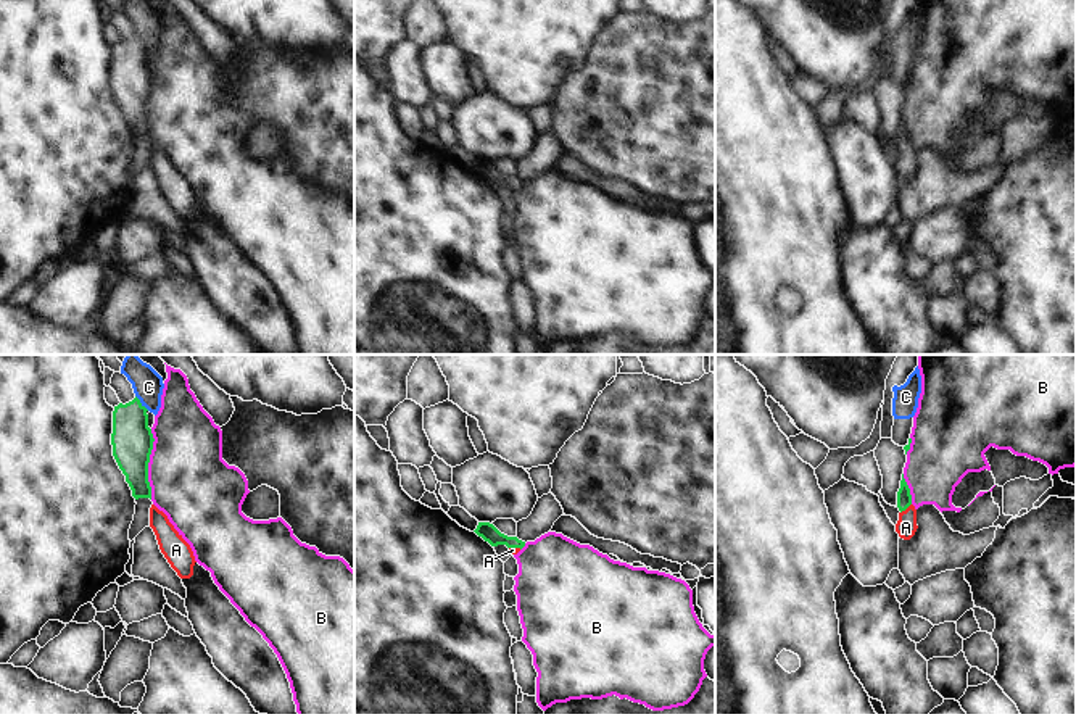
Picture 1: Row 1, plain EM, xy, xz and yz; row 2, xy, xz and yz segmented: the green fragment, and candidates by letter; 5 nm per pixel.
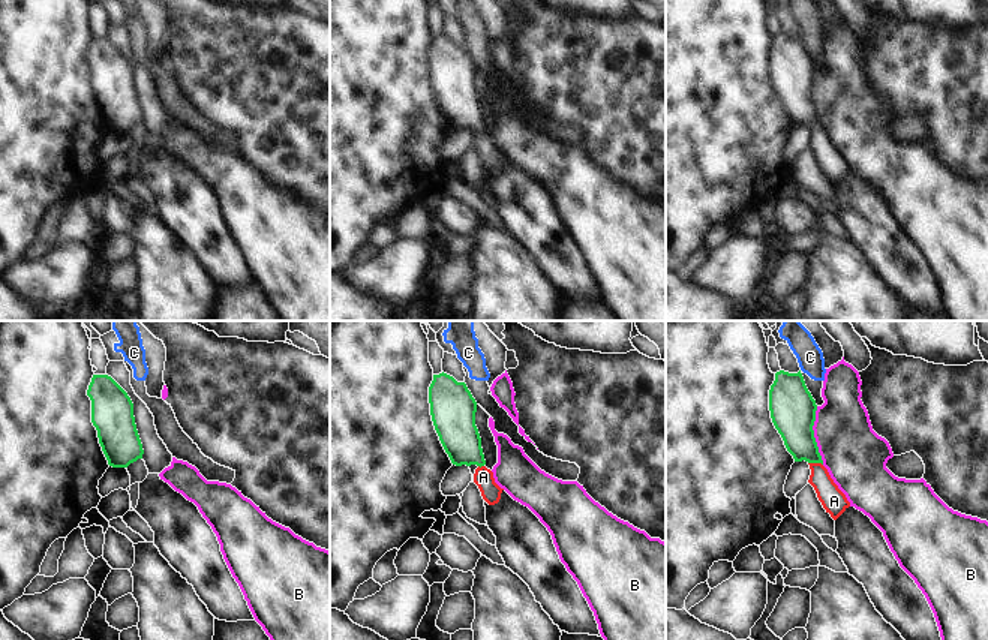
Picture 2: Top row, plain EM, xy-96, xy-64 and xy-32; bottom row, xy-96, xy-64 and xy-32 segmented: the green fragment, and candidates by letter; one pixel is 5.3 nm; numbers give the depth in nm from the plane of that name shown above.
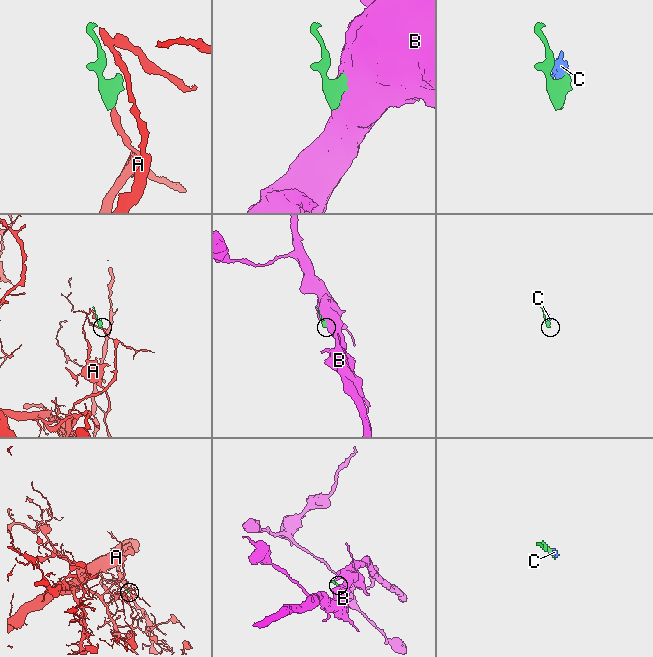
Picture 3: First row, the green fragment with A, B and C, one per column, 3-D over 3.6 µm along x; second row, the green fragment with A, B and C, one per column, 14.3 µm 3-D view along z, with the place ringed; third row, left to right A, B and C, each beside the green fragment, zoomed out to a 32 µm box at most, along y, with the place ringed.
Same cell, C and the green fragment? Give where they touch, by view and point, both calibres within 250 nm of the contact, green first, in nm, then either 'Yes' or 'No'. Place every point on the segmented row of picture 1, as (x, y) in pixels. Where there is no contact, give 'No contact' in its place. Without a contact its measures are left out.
Touches green at xy (140, 403). Thickness 200 nm (green) against 150 nm. No

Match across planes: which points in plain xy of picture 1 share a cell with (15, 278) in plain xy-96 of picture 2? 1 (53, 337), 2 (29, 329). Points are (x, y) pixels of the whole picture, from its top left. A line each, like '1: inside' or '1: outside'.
1: outside
2: outside

